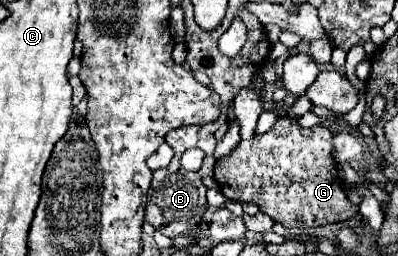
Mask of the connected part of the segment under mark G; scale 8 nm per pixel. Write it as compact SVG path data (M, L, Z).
M280 117L269 132L255 138L259 140L259 144L237 144L231 154L215 162L213 178L225 198L235 202L253 202L261 208L261 212L269 214L275 222L283 224L285 228L325 226L333 222L345 222L359 214L359 206L349 202L345 194L345 182L341 180L337 162L331 156L333 134L327 126L317 124L313 128L301 128L289 118Z

